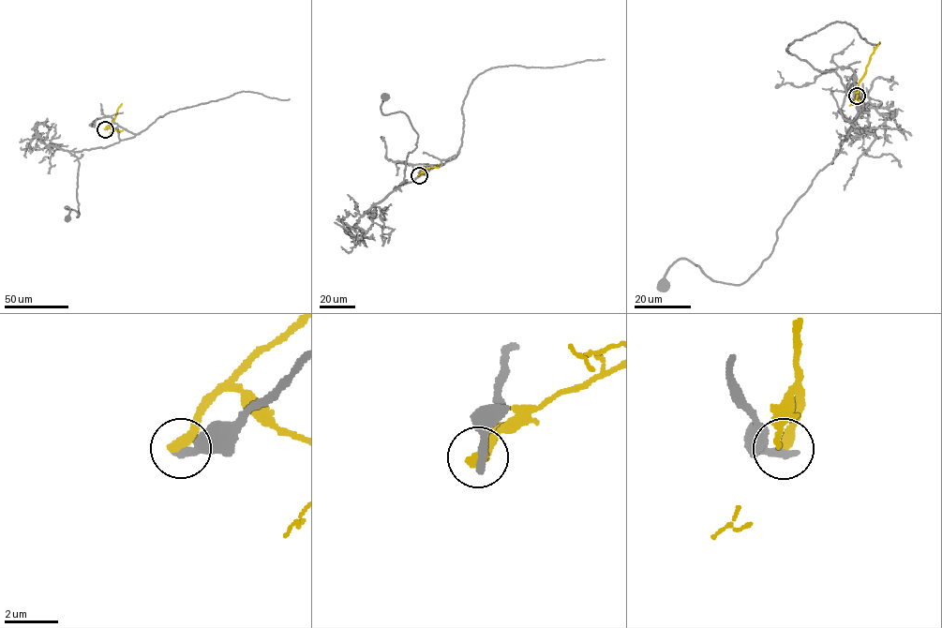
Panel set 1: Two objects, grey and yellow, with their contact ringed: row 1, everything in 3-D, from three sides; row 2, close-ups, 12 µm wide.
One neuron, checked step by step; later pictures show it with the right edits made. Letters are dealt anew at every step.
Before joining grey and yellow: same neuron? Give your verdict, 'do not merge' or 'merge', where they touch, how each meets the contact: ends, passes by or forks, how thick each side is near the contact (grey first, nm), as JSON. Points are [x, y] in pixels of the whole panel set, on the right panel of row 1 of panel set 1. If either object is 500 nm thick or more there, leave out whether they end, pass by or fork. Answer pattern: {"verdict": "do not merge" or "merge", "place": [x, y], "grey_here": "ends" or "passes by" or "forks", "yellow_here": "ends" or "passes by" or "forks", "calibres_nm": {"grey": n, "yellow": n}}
{"verdict": "do not merge", "place": [857, 96], "grey_here": "ends", "yellow_here": "ends", "calibres_nm": {"grey": 360, "yellow": 440}}

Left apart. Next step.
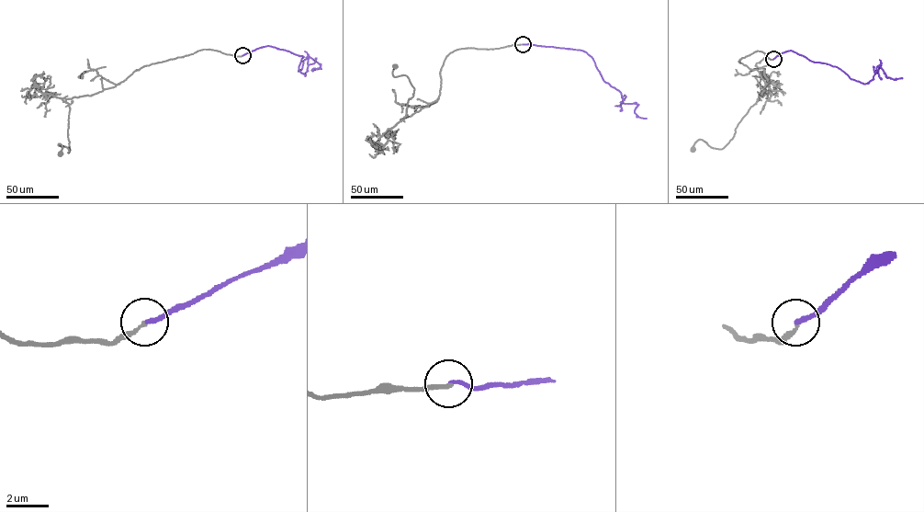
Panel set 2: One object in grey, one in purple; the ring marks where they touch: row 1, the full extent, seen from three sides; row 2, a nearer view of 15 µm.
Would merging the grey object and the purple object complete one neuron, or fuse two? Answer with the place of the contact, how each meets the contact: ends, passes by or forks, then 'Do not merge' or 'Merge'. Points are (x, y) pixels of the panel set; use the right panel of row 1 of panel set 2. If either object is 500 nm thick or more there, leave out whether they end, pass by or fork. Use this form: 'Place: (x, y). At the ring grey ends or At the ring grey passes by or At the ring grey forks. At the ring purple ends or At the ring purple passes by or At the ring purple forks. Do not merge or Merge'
Place: (773, 59). At the ring grey ends. At the ring purple ends. Merge

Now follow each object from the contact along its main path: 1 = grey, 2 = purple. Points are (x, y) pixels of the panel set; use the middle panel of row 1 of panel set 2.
1: (523, 44), (449, 53), (441, 68), (437, 100), (400, 121), (414, 89), (408, 76), (393, 75), (395, 66)
2: (523, 44), (584, 51), (593, 59), (603, 80), (621, 92), (620, 102), (637, 104), (635, 112), (646, 118)

